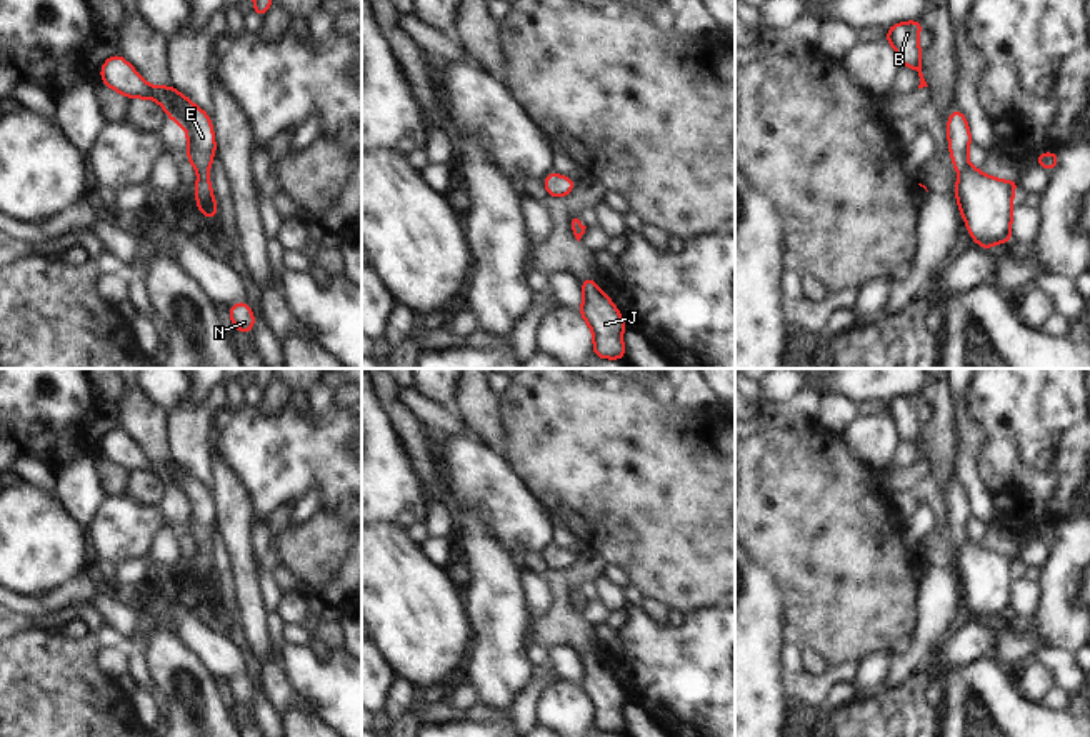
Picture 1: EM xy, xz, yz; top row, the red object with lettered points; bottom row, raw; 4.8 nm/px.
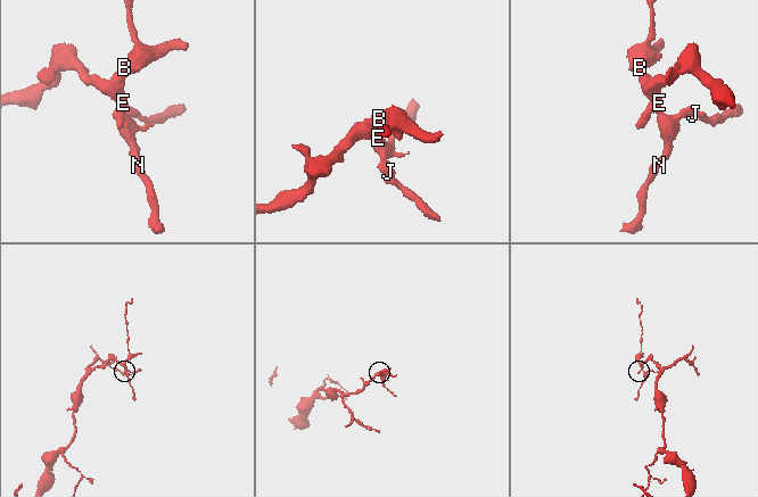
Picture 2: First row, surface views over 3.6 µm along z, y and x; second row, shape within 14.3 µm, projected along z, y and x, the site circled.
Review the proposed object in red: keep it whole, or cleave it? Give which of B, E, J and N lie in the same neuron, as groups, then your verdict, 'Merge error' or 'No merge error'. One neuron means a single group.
Groups: B E J N. No merge error

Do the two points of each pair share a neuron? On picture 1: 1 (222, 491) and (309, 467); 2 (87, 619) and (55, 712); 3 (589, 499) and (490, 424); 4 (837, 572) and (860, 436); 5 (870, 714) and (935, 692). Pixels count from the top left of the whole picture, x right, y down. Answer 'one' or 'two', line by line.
1: two
2: one
3: two
4: two
5: two

